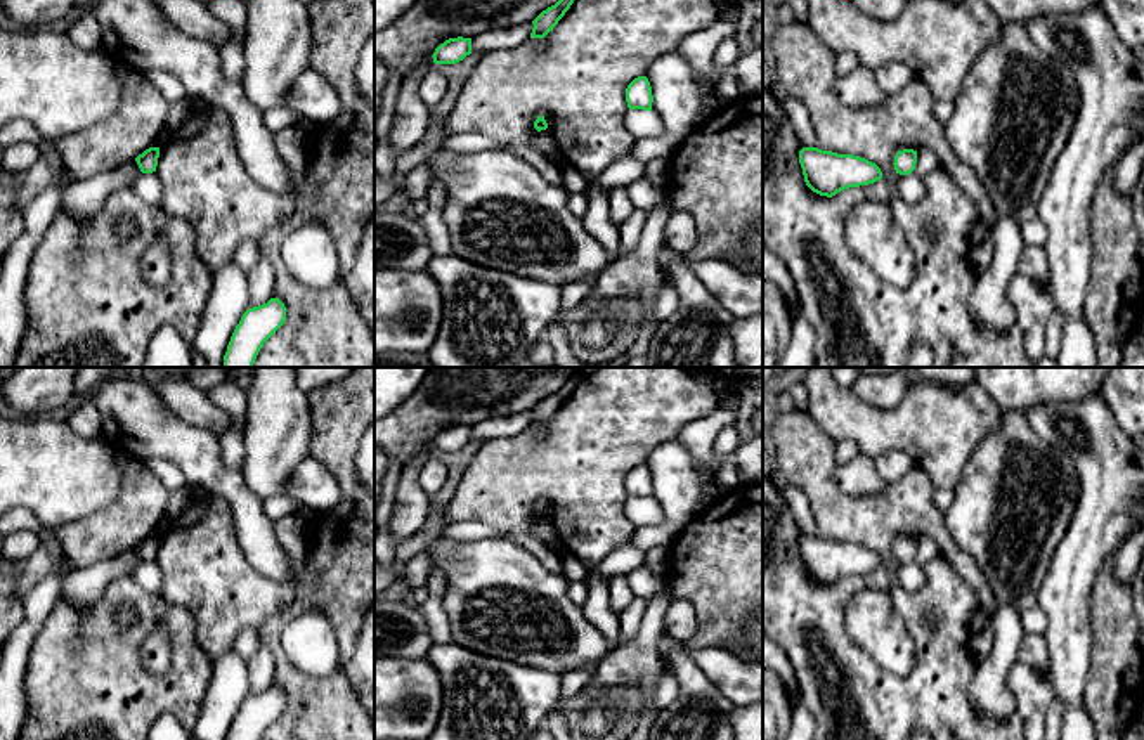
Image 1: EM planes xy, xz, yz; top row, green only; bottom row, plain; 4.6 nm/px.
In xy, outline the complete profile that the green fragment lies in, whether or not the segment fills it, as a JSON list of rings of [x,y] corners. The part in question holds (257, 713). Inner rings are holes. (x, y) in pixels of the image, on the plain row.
[[[279,686],[248,697],[236,714],[227,740],[260,740],[263,731],[284,712],[286,695]]]

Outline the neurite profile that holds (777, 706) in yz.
[[[763,669],[763,740],[785,740],[792,724],[792,702],[783,679]]]

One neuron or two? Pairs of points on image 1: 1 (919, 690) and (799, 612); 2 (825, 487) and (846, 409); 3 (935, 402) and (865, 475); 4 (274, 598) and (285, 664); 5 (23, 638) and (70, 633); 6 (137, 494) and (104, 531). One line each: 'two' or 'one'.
1: one
2: two
3: two
4: two
5: two
6: one

